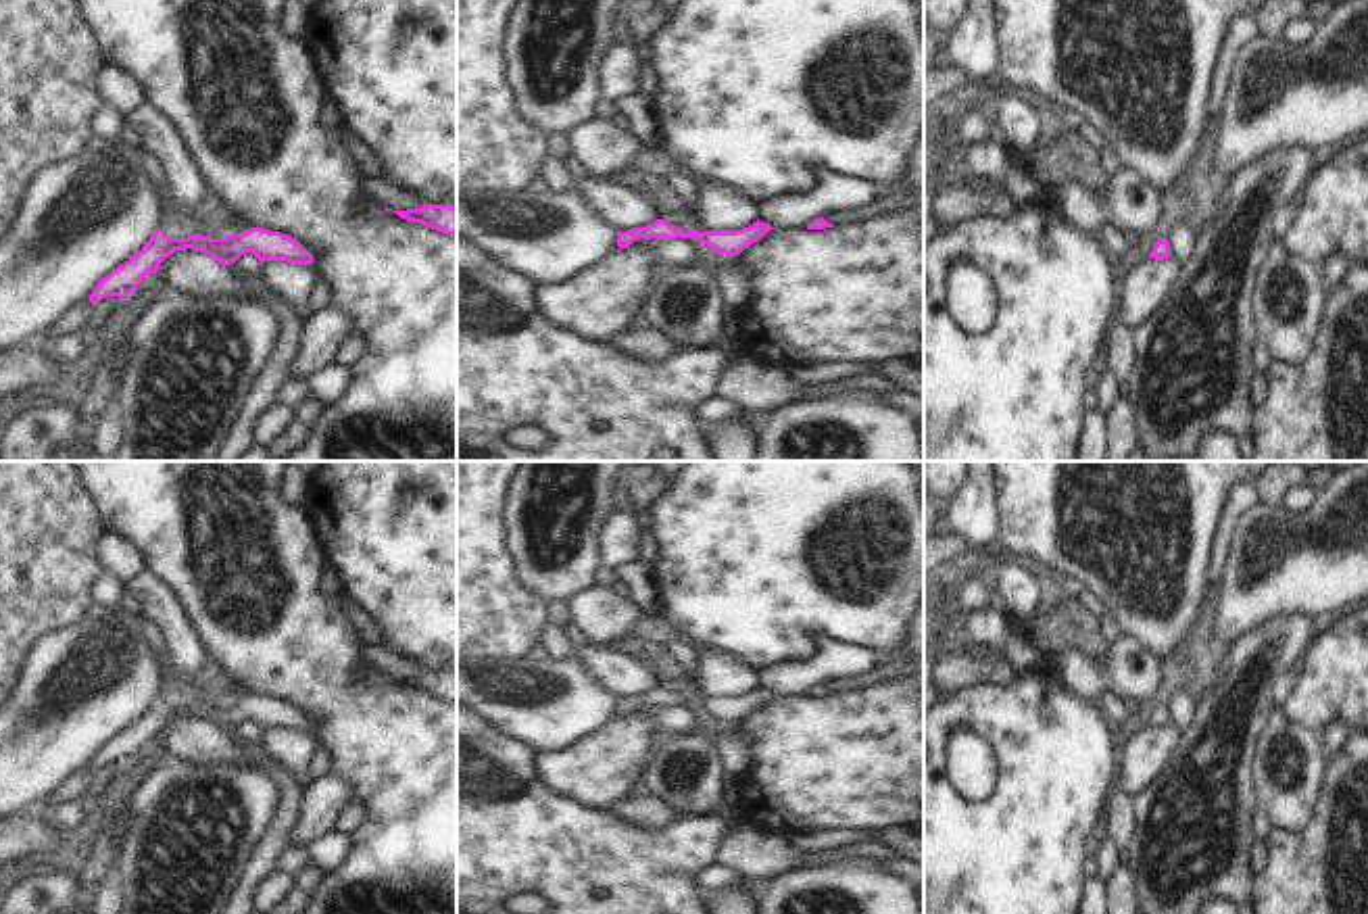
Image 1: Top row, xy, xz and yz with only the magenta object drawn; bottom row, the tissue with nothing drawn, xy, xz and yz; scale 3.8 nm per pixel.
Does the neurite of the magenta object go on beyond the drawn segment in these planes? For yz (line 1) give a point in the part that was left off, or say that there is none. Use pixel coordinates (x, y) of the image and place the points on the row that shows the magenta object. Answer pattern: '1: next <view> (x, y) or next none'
1: next none

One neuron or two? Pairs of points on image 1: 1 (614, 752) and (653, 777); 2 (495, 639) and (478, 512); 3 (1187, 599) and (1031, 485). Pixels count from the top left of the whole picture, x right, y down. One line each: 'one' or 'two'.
1: two
2: one
3: one

